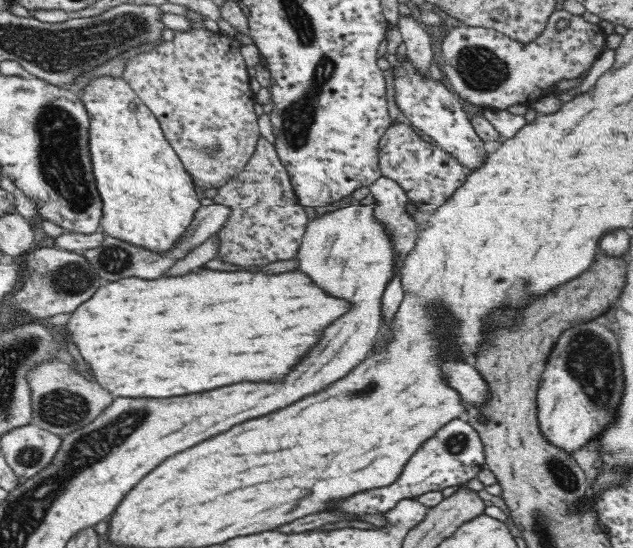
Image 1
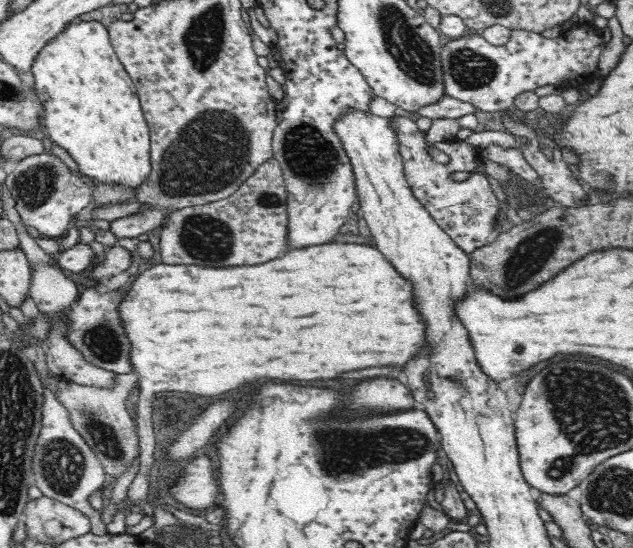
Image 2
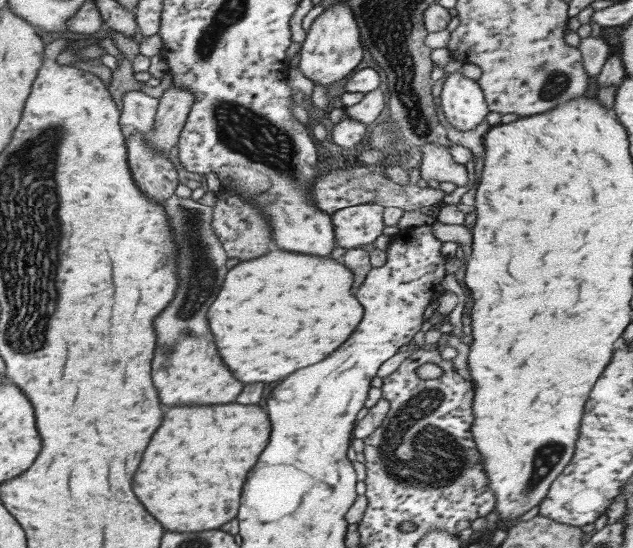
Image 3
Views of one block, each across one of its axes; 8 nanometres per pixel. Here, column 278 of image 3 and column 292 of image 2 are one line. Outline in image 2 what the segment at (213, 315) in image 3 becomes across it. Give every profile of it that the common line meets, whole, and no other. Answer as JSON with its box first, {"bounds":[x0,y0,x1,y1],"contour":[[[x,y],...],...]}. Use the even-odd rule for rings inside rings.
{"bounds":[119,240,426,398],"contour":[[[335,240],[321,245],[306,248],[290,248],[282,258],[256,264],[256,266],[232,266],[232,268],[202,268],[194,265],[168,265],[165,263],[148,268],[141,276],[137,275],[129,284],[129,293],[119,304],[119,313],[124,320],[126,336],[132,342],[131,364],[138,372],[140,394],[144,398],[154,396],[156,392],[190,392],[200,396],[216,396],[252,384],[262,378],[274,380],[326,380],[336,378],[344,372],[354,372],[372,366],[404,366],[418,350],[426,344],[426,324],[414,308],[412,284],[406,282],[378,252],[372,244],[356,242],[336,242]]]}

